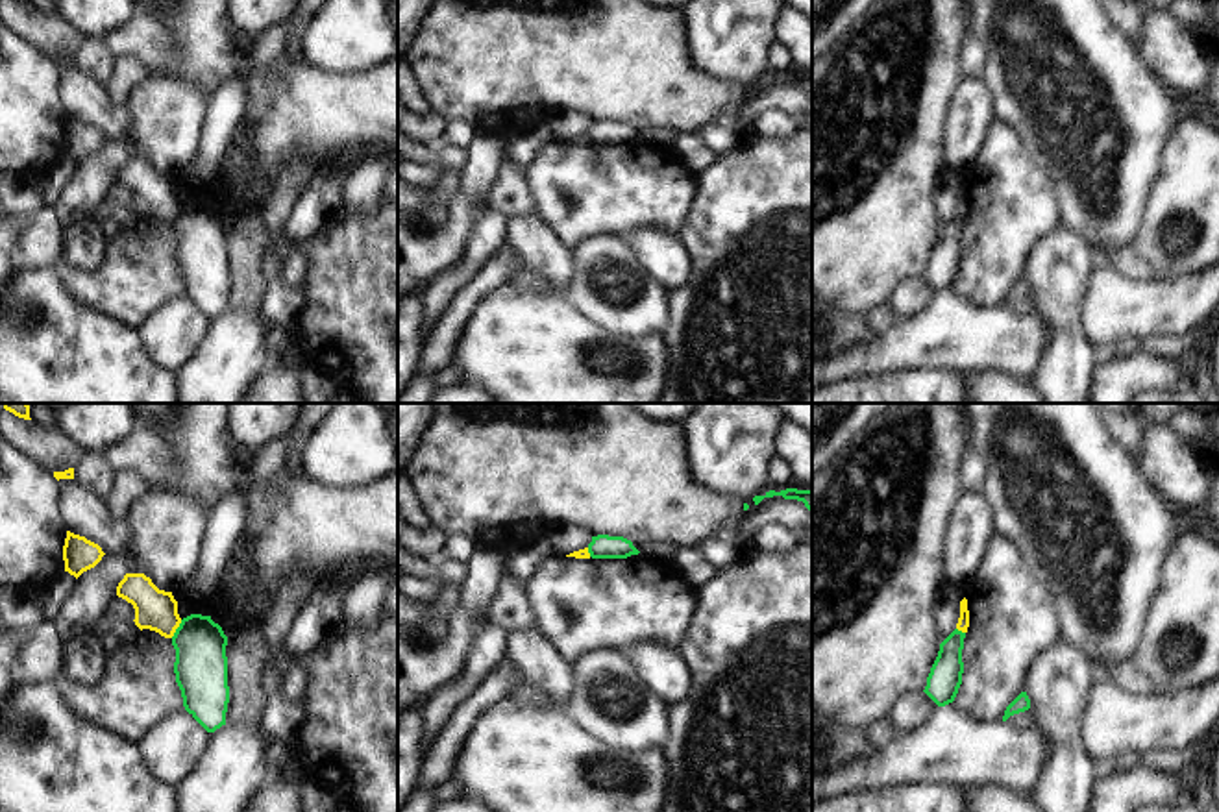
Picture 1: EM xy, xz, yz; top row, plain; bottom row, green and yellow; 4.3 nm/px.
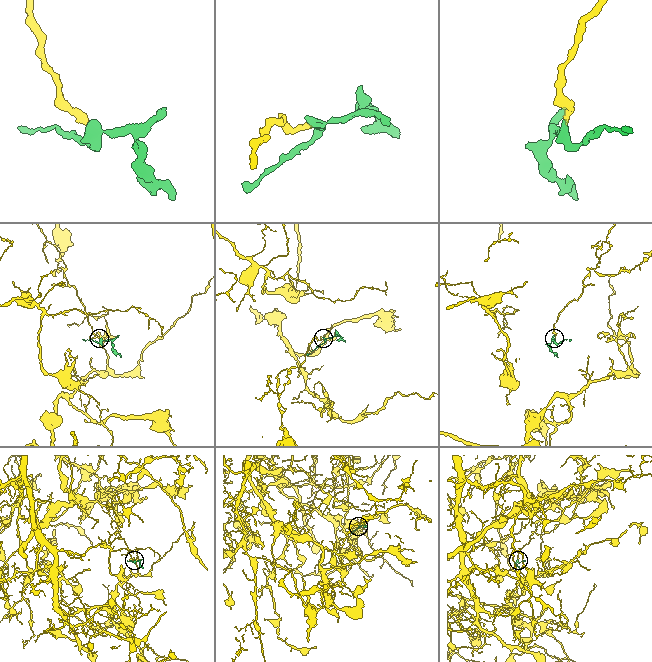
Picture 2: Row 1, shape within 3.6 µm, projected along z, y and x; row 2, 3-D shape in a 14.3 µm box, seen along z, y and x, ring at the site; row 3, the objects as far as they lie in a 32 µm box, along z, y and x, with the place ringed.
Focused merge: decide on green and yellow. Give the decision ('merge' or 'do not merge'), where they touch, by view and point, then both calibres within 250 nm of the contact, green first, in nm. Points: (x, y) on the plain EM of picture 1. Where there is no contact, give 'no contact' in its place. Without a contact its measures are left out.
do not merge | xy (176, 215) | 220/180 nm

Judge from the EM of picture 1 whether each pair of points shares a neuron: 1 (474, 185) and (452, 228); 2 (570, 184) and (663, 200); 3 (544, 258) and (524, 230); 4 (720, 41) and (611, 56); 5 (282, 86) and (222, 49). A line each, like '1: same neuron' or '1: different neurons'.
1: different neurons
2: same neuron
3: same neuron
4: different neurons
5: same neuron

